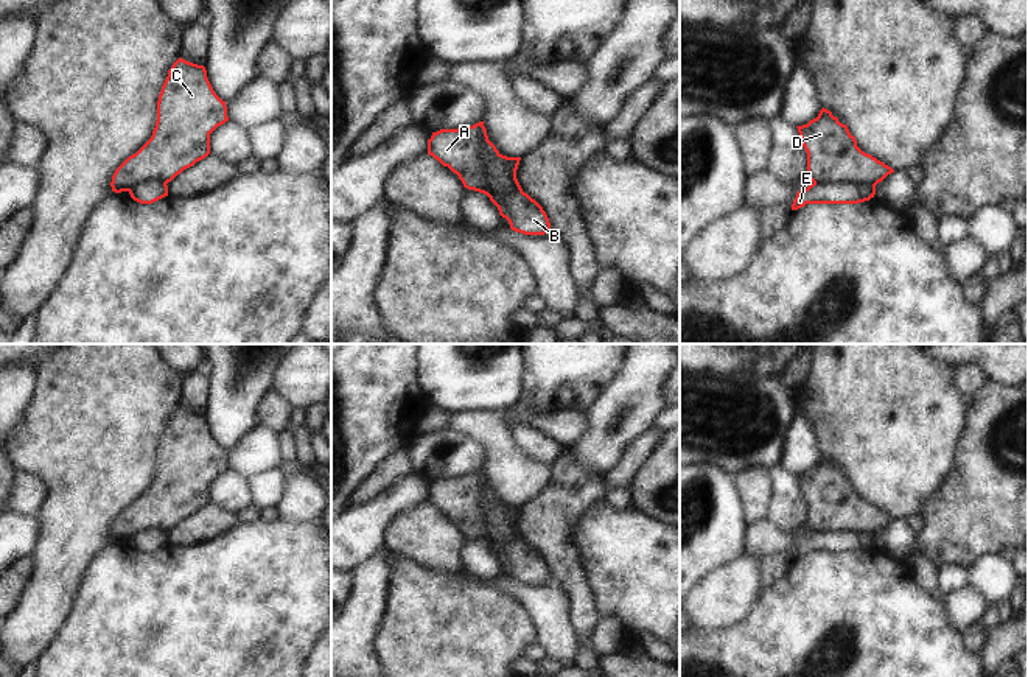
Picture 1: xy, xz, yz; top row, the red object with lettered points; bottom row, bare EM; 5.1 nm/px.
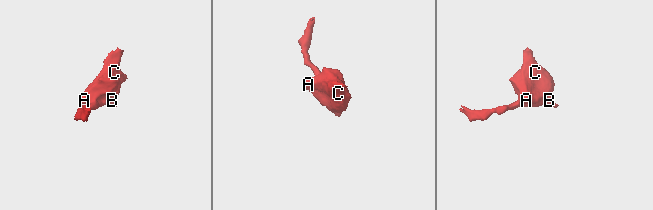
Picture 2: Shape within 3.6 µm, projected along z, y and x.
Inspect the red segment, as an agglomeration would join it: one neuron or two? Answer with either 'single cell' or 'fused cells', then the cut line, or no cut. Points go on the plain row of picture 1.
fused cells | xz (487, 489), (484, 495), (486, 533), (503, 545)

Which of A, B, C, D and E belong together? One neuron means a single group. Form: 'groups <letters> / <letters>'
groups A B C D / E

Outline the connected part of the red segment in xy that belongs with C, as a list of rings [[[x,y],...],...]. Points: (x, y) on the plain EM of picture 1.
[[[179,406],[162,434],[152,484],[115,518],[112,540],[131,540],[146,528],[171,531],[210,503],[210,482],[226,470],[226,450],[215,442],[205,416]]]

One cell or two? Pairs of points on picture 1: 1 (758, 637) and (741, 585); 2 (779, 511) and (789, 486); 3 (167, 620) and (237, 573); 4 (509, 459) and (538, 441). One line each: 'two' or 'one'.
1: two
2: one
3: one
4: two

